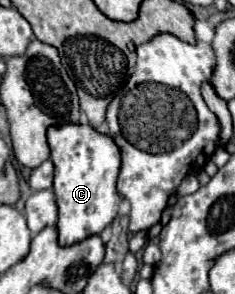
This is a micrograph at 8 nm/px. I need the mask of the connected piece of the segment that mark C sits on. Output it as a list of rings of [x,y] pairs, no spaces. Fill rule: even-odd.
[[[62,125],[48,129],[48,143],[54,163],[54,193],[58,203],[58,243],[70,247],[92,235],[102,233],[118,213],[122,201],[116,179],[120,153],[108,135],[94,131],[90,125]]]

